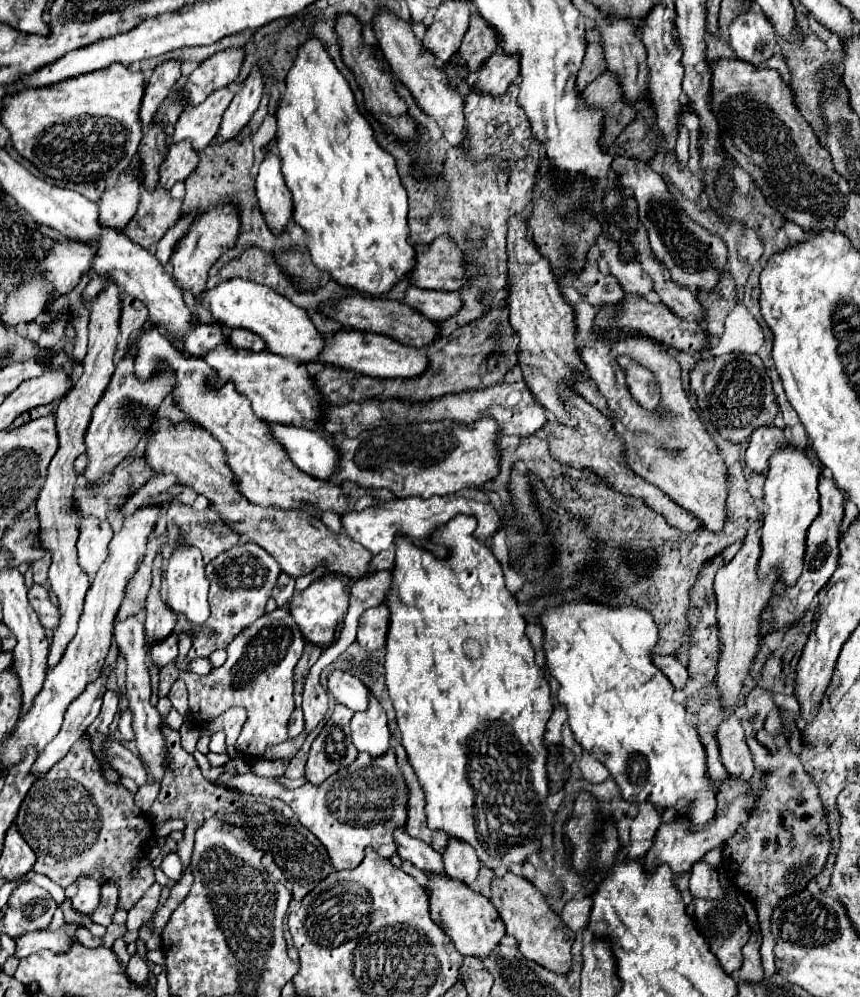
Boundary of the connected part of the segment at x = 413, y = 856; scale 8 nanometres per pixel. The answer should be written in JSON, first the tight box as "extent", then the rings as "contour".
{"extent":[395,829,445,875],"contour":[[[403,829],[395,831],[395,843],[399,847],[399,857],[403,861],[409,861],[413,867],[417,867],[429,875],[435,875],[435,873],[445,875],[443,857],[437,851],[433,851],[427,843],[409,837],[407,831],[403,831]]]}

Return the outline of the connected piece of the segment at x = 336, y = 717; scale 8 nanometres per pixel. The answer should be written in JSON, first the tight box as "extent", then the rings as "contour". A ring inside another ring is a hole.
{"extent":[305,705,357,785],"contour":[[[337,705],[329,721],[321,727],[319,737],[313,741],[305,765],[305,777],[313,785],[321,785],[329,775],[355,761],[357,749],[351,741],[349,721],[353,711]]]}

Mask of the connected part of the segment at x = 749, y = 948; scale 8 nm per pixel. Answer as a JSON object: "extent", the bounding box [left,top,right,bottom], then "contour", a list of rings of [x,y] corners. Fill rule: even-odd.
{"extent":[739,929,763,981],"contour":[[[753,929],[747,945],[743,947],[743,963],[741,963],[741,969],[739,969],[739,979],[745,979],[745,981],[763,979],[759,947],[761,947],[761,935],[759,935],[757,929]]]}

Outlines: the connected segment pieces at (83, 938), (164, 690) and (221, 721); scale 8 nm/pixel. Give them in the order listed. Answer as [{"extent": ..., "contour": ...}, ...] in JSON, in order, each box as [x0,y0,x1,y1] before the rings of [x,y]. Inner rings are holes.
[{"extent":[77,927,103,947],"contour":[[[79,927],[77,929],[77,941],[85,947],[101,947],[103,945],[103,939],[101,937],[93,937],[85,927]]]},{"extent":[159,659,179,697],"contour":[[[175,659],[171,661],[171,665],[165,665],[159,673],[159,697],[165,697],[177,679],[179,679],[179,665]]]},{"extent":[197,707,247,759],"contour":[[[231,707],[227,709],[225,713],[221,713],[217,719],[205,723],[205,725],[197,725],[199,729],[203,729],[205,735],[213,735],[217,731],[225,731],[227,735],[227,753],[233,757],[233,759],[243,759],[245,755],[241,753],[241,749],[237,747],[237,737],[241,733],[241,727],[247,719],[247,713],[245,709],[241,707]]]}]

